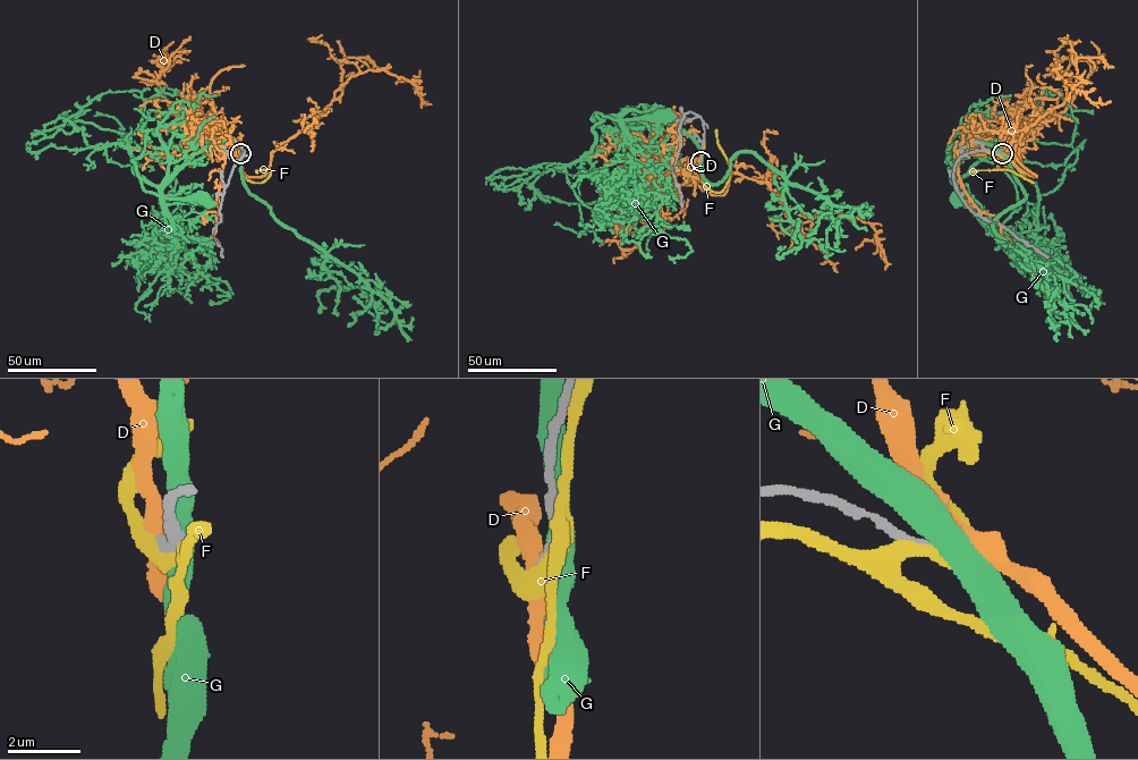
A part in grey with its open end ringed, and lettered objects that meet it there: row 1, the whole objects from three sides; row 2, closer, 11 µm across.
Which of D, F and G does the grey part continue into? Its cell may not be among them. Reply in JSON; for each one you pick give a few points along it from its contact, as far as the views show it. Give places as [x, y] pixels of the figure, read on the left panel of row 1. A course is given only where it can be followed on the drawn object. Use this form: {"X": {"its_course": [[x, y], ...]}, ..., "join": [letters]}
{"join": []}

